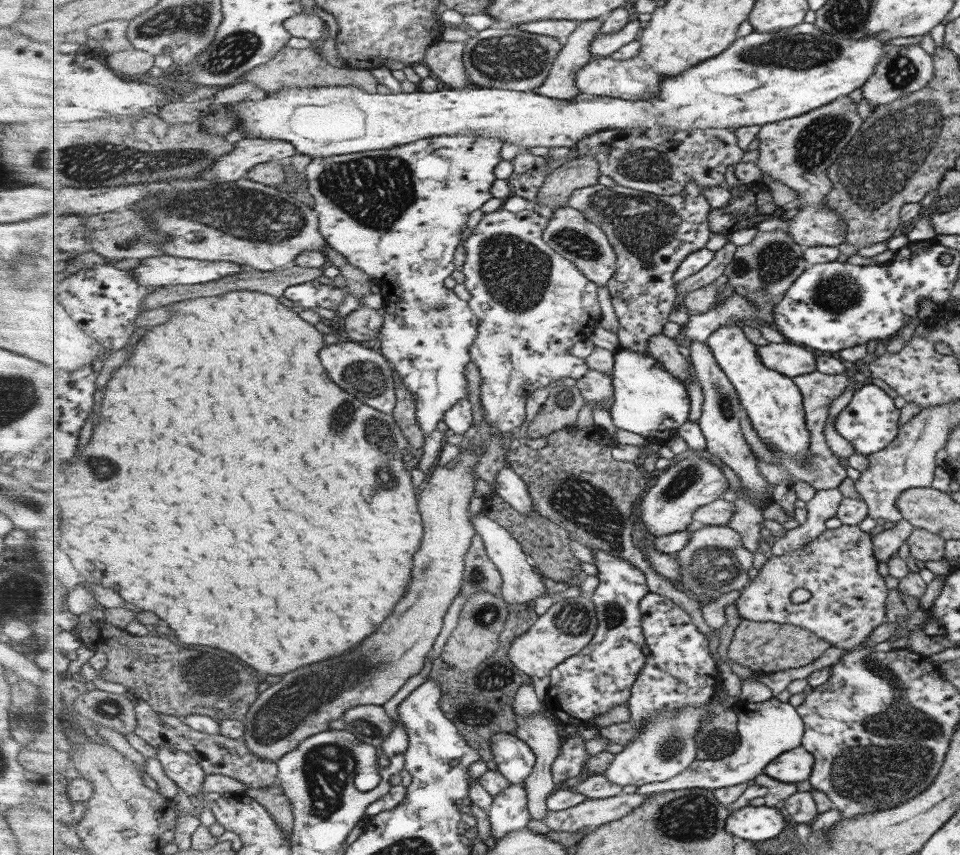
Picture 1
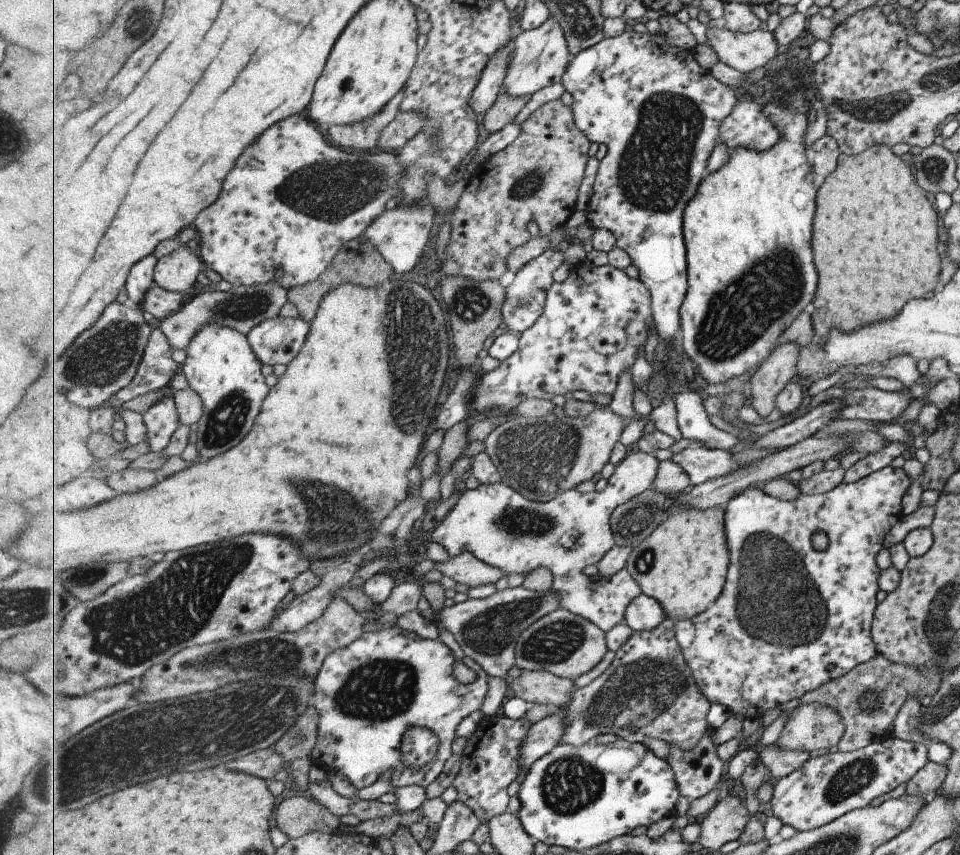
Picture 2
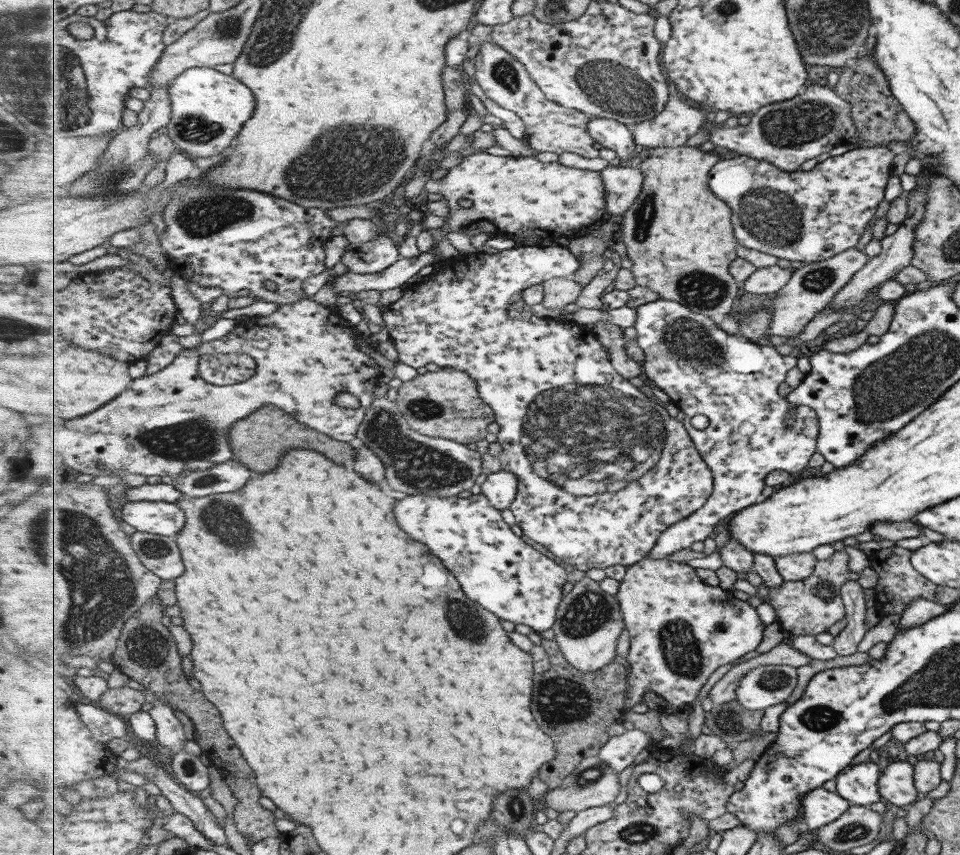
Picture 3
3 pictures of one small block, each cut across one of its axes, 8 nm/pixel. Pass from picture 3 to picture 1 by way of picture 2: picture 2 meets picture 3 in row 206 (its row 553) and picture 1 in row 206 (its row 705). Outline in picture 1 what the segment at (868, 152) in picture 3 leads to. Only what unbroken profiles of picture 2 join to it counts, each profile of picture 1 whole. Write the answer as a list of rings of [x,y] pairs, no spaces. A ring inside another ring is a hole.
[[[762,181],[741,183],[731,187],[732,196],[721,208],[709,213],[711,232],[731,236],[737,230],[756,228],[757,224],[781,218],[788,207],[775,204],[773,192]]]

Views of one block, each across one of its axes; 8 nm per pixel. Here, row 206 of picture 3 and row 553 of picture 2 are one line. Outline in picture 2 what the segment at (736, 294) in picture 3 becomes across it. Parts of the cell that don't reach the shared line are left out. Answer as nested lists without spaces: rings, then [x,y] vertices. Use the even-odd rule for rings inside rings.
[[[677,501],[676,503],[669,503],[667,510],[668,515],[655,529],[655,532],[632,548],[626,567],[631,576],[641,585],[643,594],[656,598],[664,606],[668,618],[678,622],[705,612],[718,600],[723,589],[726,588],[731,553],[728,545],[728,534],[726,533],[725,507],[700,509]]]

